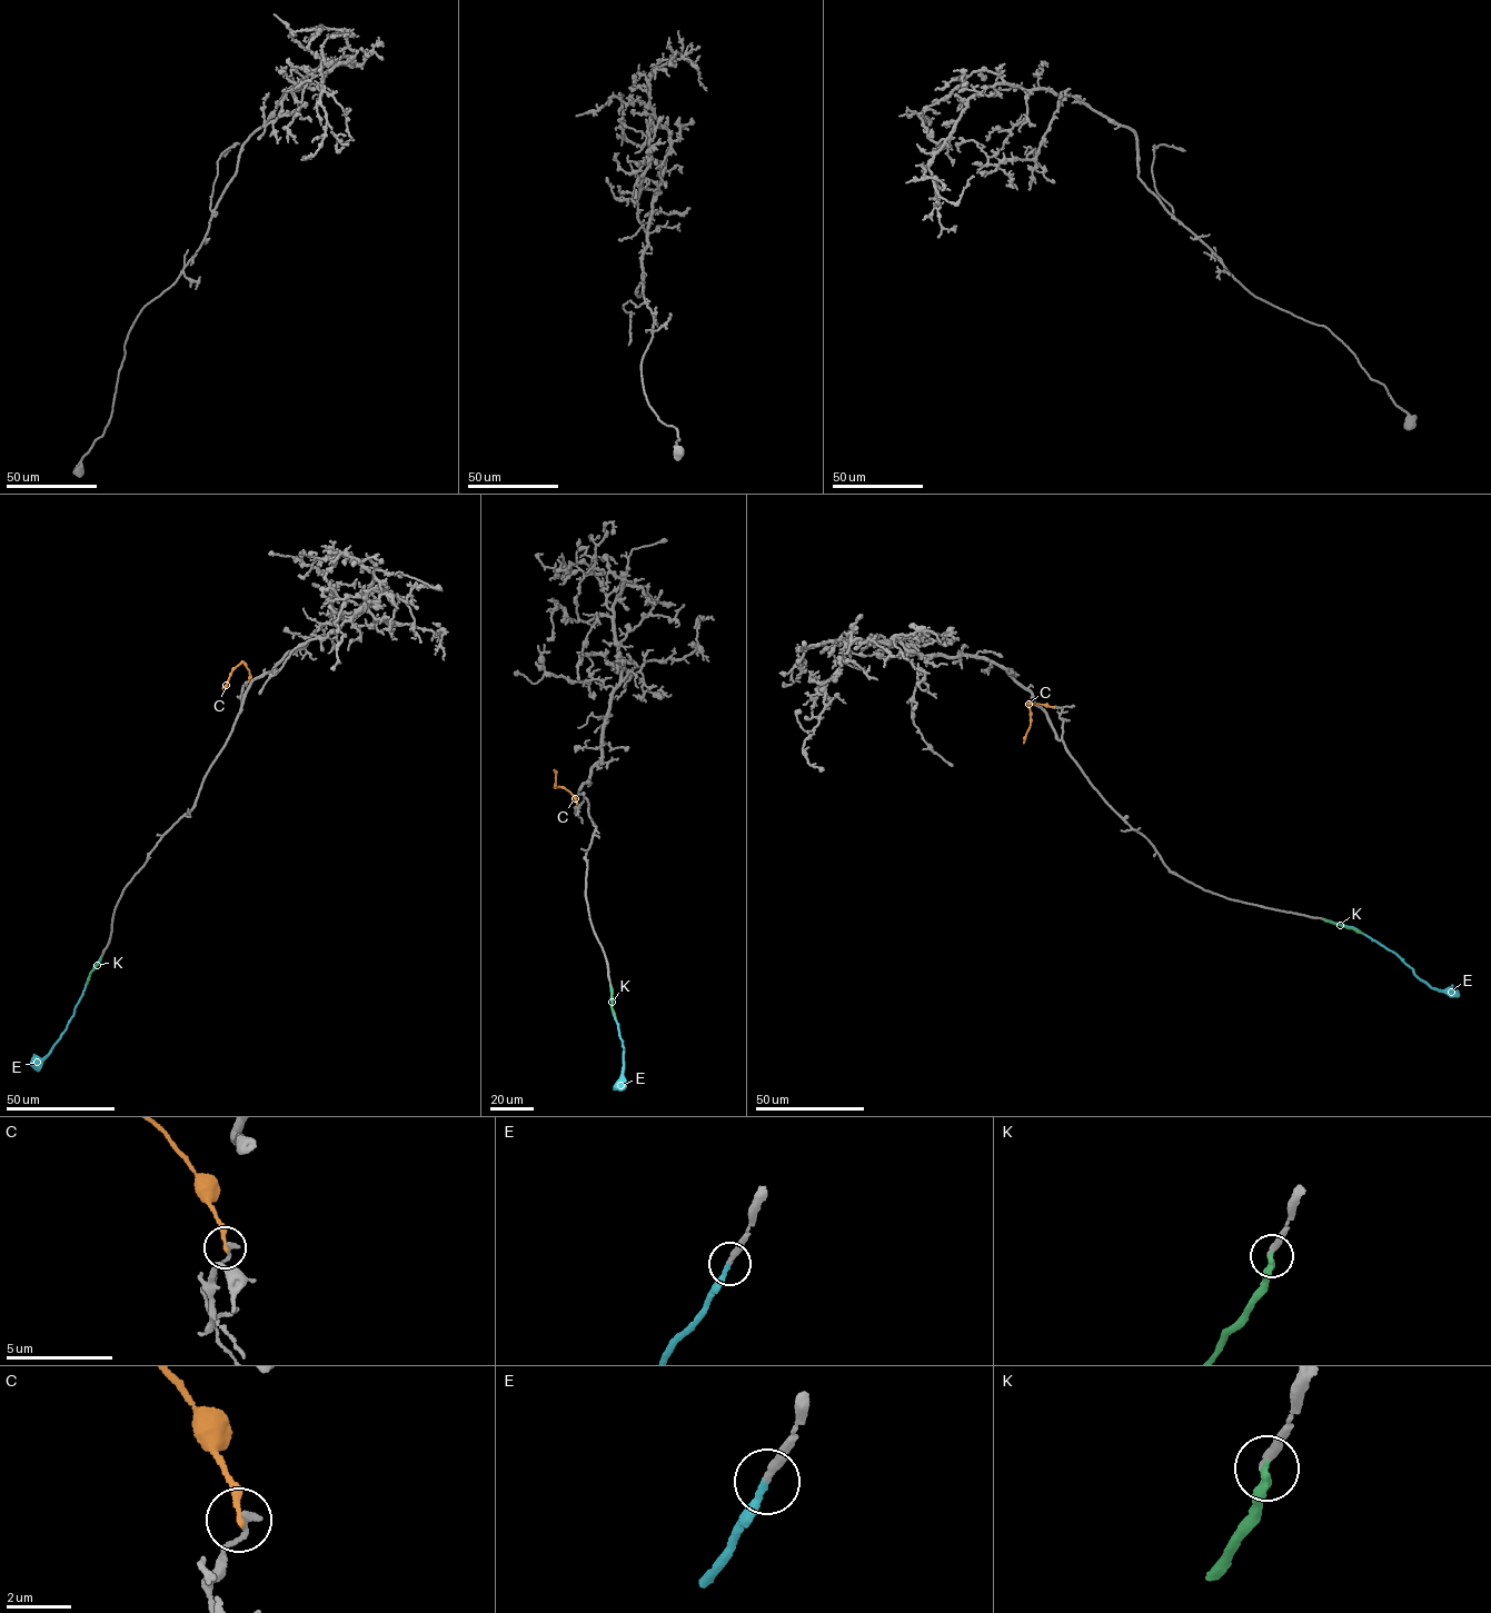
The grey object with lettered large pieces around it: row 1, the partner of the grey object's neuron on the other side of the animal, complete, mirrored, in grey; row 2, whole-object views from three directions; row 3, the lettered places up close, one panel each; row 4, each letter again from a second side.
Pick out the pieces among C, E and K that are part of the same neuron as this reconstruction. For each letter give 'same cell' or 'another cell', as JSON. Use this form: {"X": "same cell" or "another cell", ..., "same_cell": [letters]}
{"C": "another cell", "E": "same cell", "K": "another cell", "same_cell": ["E"]}

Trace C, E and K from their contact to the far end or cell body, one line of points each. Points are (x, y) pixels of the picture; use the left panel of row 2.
C: (248, 681), (249, 673), (242, 661), (222, 688)
E: (100, 957), (89, 975), (65, 1032), (35, 1068)
K: (100, 957), (87, 984)

